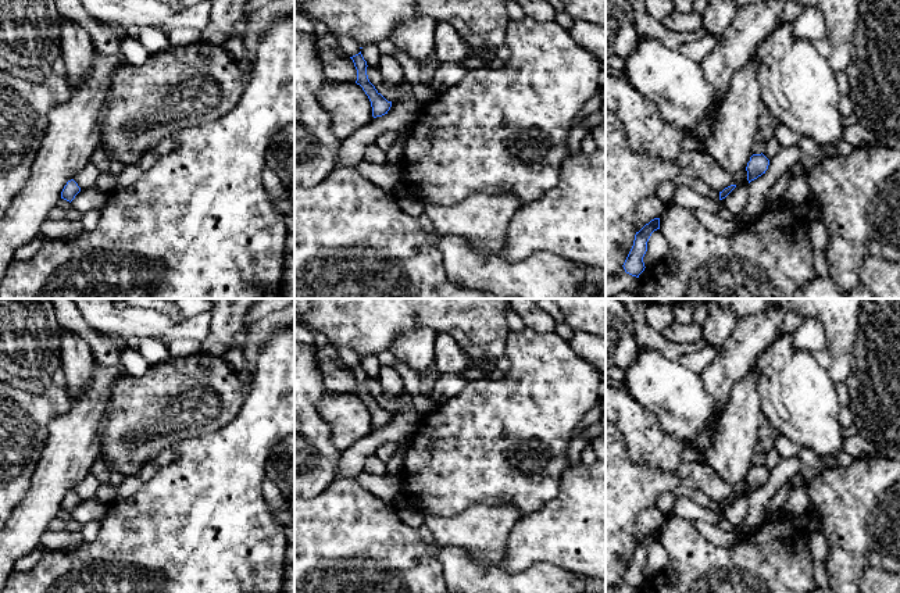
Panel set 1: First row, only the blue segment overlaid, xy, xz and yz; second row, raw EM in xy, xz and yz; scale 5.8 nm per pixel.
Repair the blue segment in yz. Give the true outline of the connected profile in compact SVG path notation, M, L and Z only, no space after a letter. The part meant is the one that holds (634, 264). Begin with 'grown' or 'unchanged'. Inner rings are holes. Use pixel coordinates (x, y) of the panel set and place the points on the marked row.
unchanged; M660 218L651 219L635 235L633 246L624 262L626 274L639 278L644 271L643 257L647 251L647 242L654 231L660 229Z

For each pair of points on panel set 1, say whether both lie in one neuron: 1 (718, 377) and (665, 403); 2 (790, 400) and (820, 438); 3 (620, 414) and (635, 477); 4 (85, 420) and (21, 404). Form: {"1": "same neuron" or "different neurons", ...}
{"1": "different neurons", "2": "same neuron", "3": "different neurons", "4": "different neurons"}

